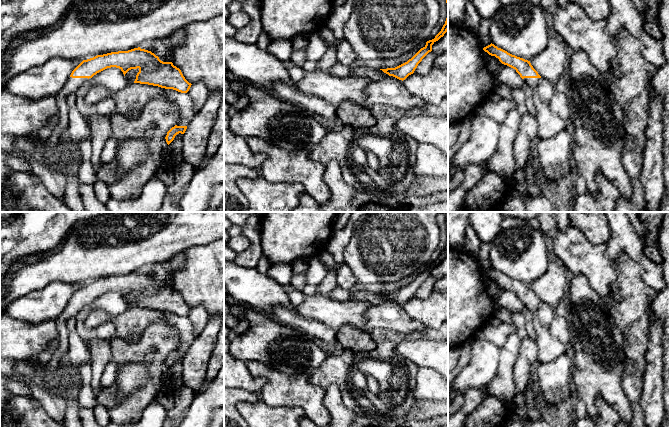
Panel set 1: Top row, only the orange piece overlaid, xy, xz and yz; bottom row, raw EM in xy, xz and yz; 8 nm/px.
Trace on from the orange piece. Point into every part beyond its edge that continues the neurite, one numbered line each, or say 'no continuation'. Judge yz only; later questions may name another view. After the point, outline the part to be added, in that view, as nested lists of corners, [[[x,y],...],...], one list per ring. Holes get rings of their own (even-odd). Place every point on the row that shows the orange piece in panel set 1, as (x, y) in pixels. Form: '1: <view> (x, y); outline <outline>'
1: yz (532, 82); outline [[[524,78],[523,81],[534,89],[538,85],[540,78]]]

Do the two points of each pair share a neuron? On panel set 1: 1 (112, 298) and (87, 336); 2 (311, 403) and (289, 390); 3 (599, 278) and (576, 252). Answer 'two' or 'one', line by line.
1: one
2: one
3: one

